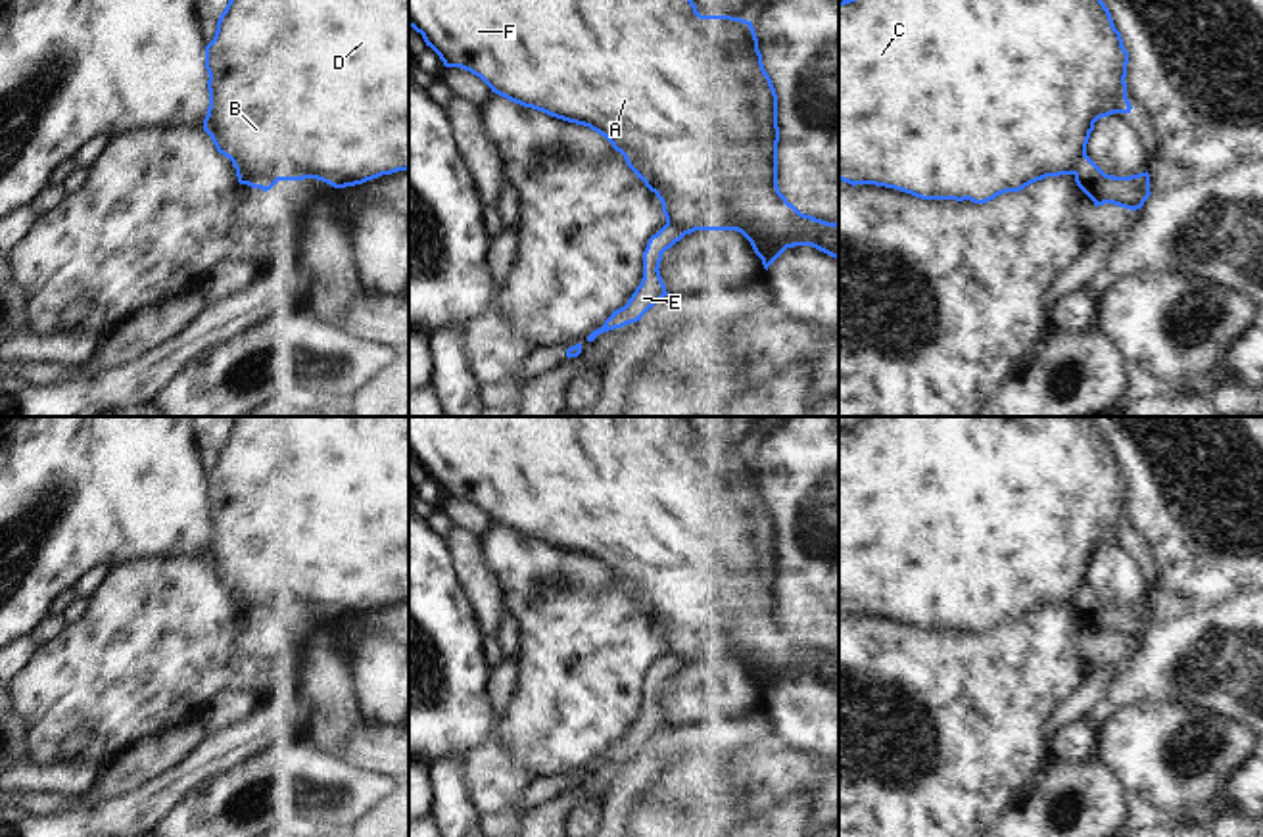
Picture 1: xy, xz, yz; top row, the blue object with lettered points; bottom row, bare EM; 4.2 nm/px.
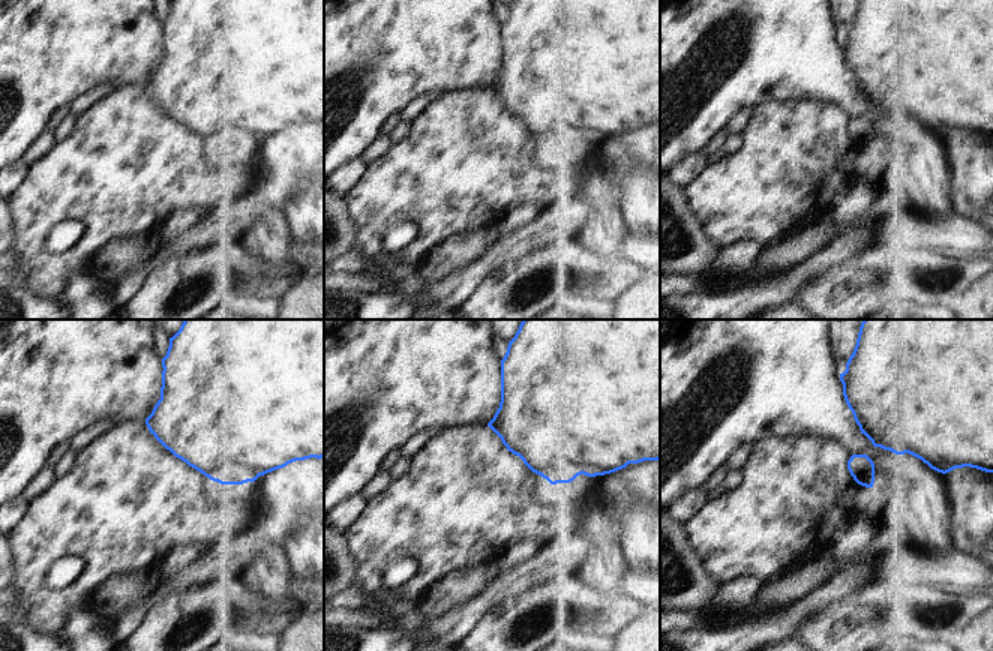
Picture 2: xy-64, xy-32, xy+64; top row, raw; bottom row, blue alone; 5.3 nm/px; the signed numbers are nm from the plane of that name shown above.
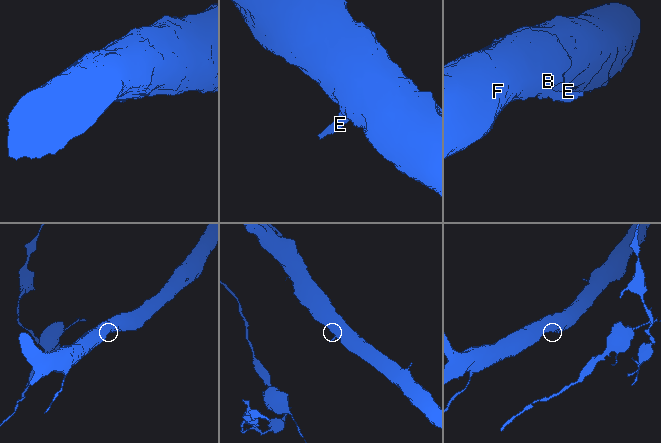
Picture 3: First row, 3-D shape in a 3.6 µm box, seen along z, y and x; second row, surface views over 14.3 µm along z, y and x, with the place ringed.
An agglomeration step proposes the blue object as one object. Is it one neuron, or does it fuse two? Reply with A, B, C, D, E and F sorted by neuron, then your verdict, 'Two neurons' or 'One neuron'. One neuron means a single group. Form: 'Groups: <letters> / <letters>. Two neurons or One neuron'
Groups: A B C D F / E. Two neurons.

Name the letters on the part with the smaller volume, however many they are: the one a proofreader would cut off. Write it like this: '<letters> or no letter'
E

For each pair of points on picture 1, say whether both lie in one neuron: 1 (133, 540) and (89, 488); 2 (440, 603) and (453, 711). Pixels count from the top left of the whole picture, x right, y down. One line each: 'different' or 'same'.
1: same
2: same

